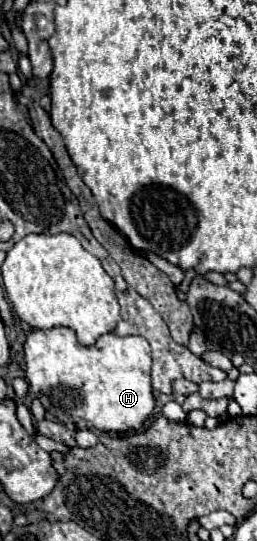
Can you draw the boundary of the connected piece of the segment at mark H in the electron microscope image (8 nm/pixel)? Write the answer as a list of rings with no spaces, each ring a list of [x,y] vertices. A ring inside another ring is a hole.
[[[68,327],[34,329],[24,343],[26,381],[30,391],[40,399],[46,413],[56,415],[58,407],[74,419],[86,419],[100,431],[130,431],[140,429],[154,409],[154,395],[150,385],[150,345],[144,337],[118,337],[114,333],[102,335],[92,347],[80,347],[76,333]]]

